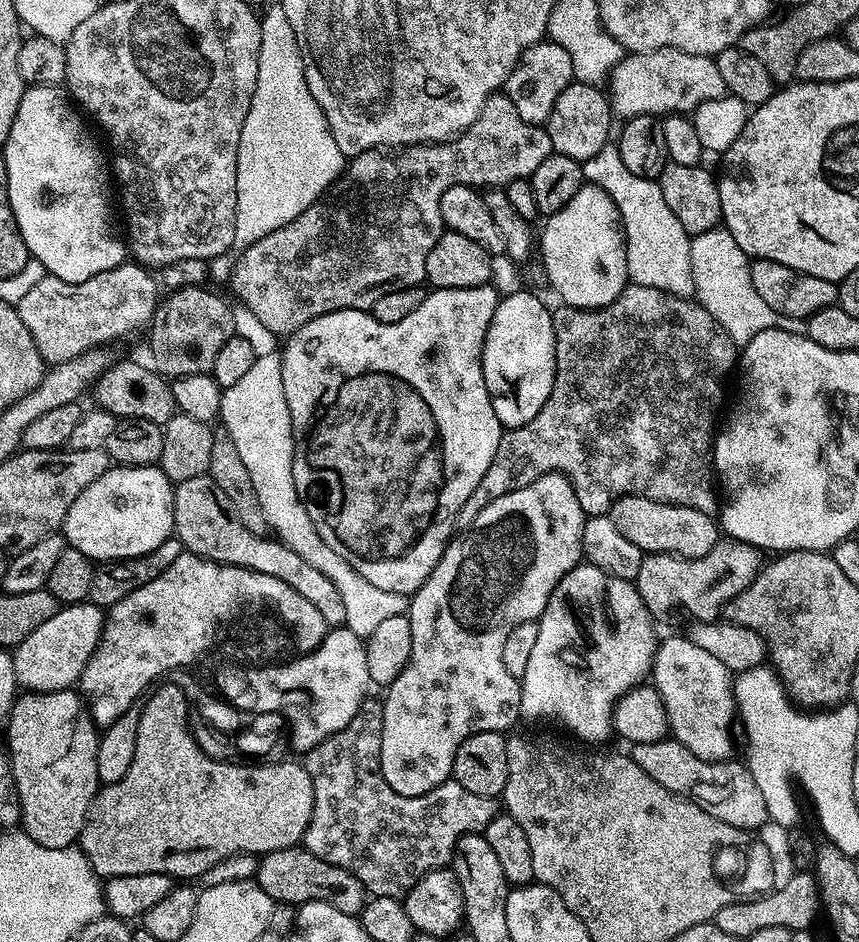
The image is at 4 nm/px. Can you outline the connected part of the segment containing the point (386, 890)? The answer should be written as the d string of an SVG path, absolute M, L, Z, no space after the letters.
M365 699L358 714L345 728L315 744L303 757L303 766L314 786L314 810L302 844L318 858L334 866L342 866L342 870L350 870L350 874L362 882L365 893L400 898L427 872L445 867L451 861L452 850L460 836L467 832L483 833L485 826L498 814L498 804L491 796L470 794L466 786L451 778L421 796L403 796L390 790L386 778L382 778L380 773L384 705L379 699L372 699Z

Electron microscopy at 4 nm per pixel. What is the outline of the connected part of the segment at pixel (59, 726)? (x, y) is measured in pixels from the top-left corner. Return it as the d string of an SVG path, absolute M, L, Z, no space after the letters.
M75 691L31 692L17 695L6 721L8 749L6 755L12 761L12 773L22 802L22 828L28 837L47 848L71 848L80 839L80 831L86 822L86 814L98 789L98 726L92 721L87 707Z

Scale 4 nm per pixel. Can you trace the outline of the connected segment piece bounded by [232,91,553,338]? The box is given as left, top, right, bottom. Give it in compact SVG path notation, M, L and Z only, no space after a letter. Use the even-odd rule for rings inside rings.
M503 91L493 92L490 98L486 98L486 102L482 106L482 110L475 122L467 130L460 133L459 136L455 136L453 140L445 140L443 144L408 146L401 152L404 153L401 156L394 157L393 160L387 160L384 157L385 153L380 150L363 152L351 157L347 161L342 178L335 180L324 191L323 196L317 198L309 208L302 210L302 214L298 214L298 218L294 218L286 226L266 234L266 238L258 238L258 242L254 242L249 248L243 249L239 253L241 255L240 261L237 262L236 269L232 272L232 286L241 302L245 304L243 307L246 311L254 314L254 318L258 318L258 322L262 326L266 326L266 330L270 330L277 338L291 336L293 332L297 332L302 326L306 326L306 322L310 322L327 312L337 312L343 308L371 310L374 302L378 302L378 298L382 298L382 294L386 294L390 290L402 290L403 288L415 288L423 285L425 283L424 275L426 274L426 254L430 254L430 250L434 250L434 242L438 242L442 231L442 221L440 219L440 199L442 194L446 194L446 190L450 190L450 186L458 186L459 184L477 190L503 189L515 180L531 178L534 170L538 170L538 166L542 166L542 162L546 162L546 158L553 155L552 143L550 142L550 134L547 127L526 122L526 118L522 118L522 114L518 114L518 109L514 107L514 102L510 102L510 98ZM352 204L356 207L357 214L364 216L364 220L356 220L356 212L352 209Z

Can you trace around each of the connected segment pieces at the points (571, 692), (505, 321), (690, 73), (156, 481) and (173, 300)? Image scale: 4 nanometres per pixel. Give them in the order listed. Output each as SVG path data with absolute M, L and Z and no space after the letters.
M581 562L575 568L571 568L567 574L558 582L558 586L550 594L546 602L546 610L538 621L538 639L533 652L526 665L526 674L520 679L520 711L525 717L536 720L541 716L544 720L557 720L560 724L565 724L574 735L582 740L604 740L609 735L613 735L612 710L616 701L628 692L631 688L637 687L651 673L652 660L656 656L656 646L658 635L652 629L654 617L646 610L642 598L638 594L635 583L614 578L602 570L598 570L593 564Z
M512 292L505 300L504 297L497 299L494 318L484 339L484 377L490 402L494 406L494 414L498 414L505 429L517 428L530 422L530 418L534 418L534 414L542 410L546 398L550 398L555 373L556 335L550 308L547 308L532 292Z
M659 48L653 52L625 55L616 64L606 88L610 93L612 111L620 118L691 114L702 102L722 98L728 92L713 57L686 54L677 48Z
M143 464L137 468L127 466L112 466L103 472L78 498L74 498L74 506L64 519L62 535L71 547L77 548L86 554L93 562L107 562L109 560L129 560L135 556L146 554L150 550L158 550L162 542L166 542L173 535L176 523L174 522L174 506L172 493L174 485L166 473L158 466Z
M189 286L186 288L177 288L167 293L168 297L161 299L156 305L156 313L152 315L152 323L150 325L150 333L152 332L152 360L157 372L165 378L175 378L177 376L185 376L186 374L202 374L203 372L211 373L214 366L214 358L218 358L218 350L222 350L222 346L226 346L226 342L234 335L234 315L228 309L228 304L220 296L215 296L210 289L205 286Z

